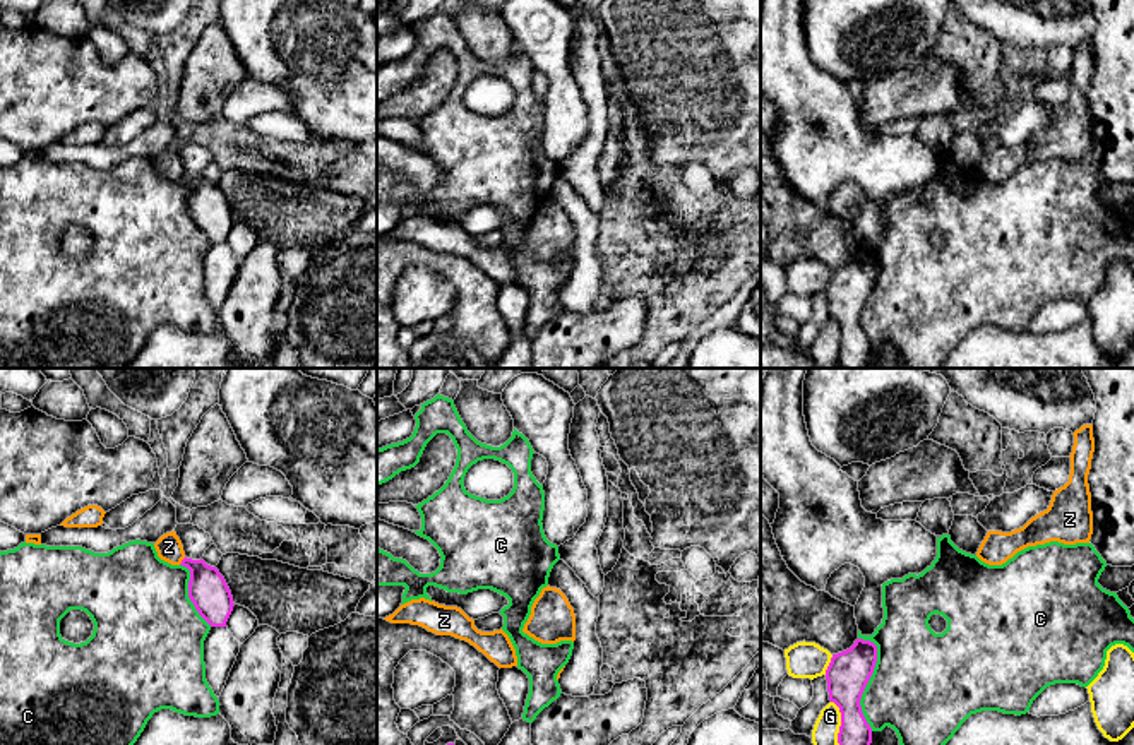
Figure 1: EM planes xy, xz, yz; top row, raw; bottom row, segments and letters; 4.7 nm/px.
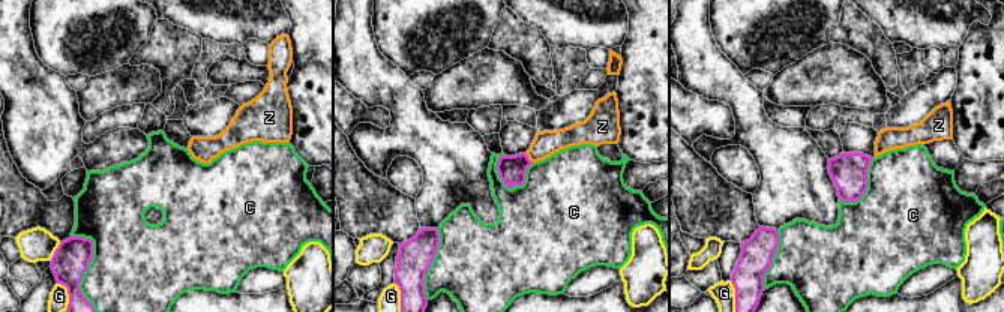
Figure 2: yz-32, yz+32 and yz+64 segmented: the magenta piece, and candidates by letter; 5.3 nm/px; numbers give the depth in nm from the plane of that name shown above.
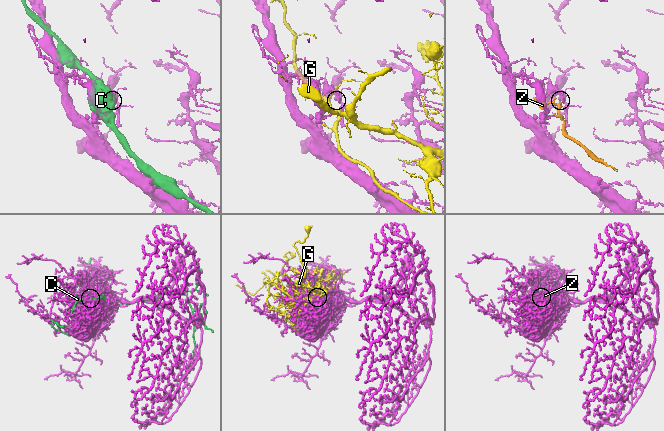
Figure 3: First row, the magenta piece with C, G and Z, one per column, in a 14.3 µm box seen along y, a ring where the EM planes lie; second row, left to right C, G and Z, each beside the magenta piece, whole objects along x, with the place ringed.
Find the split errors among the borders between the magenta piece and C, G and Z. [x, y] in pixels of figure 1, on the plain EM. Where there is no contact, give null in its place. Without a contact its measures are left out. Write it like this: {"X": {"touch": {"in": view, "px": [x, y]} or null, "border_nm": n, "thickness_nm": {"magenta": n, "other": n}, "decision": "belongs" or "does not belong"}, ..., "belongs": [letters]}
{"C": {"touch": {"in": "yz", "px": [869, 295]}, "border_nm": 440, "thickness_nm": {"magenta": 200, "other": 480}, "decision": "does not belong"}, "G": {"touch": {"in": "yz", "px": [841, 339]}, "border_nm": 220, "thickness_nm": {"magenta": 200, "other": 130}, "decision": "does not belong"}, "Z": {"touch": {"in": "xy", "px": [182, 177]}, "border_nm": 50, "thickness_nm": {"magenta": 190, "other": 120}, "decision": "does not belong"}, "belongs": []}

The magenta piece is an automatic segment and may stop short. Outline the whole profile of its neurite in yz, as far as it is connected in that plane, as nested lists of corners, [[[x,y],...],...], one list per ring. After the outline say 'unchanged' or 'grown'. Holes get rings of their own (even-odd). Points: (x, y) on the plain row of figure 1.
[[[856,255],[850,265],[833,271],[826,286],[829,317],[841,329],[838,360],[843,368],[867,368],[870,365],[872,344],[862,329],[860,315],[875,279],[877,262]]]; unchanged

